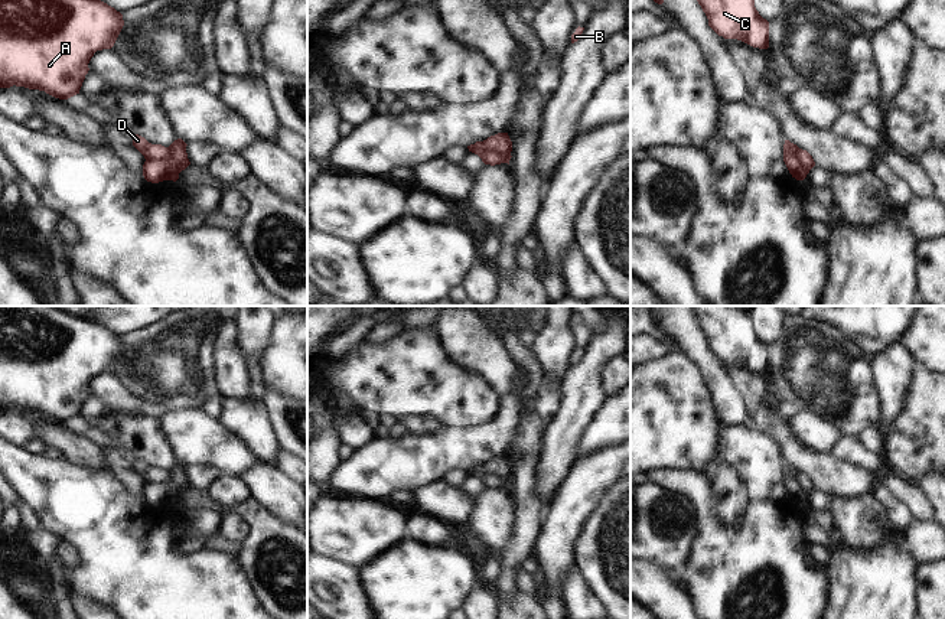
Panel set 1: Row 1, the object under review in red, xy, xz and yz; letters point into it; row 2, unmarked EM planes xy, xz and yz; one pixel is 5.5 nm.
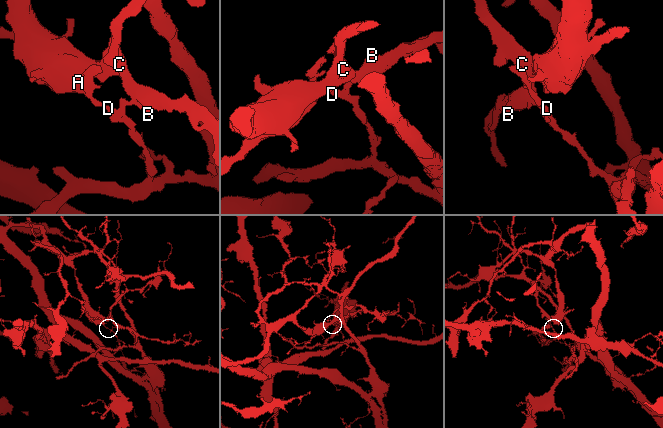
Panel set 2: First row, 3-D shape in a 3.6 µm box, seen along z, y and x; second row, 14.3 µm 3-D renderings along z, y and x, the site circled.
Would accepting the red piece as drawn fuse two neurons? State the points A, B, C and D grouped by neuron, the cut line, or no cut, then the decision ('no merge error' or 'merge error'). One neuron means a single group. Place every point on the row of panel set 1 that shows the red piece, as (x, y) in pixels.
A B C / D | xz (479, 143), (488, 150), (510, 153) | merge error

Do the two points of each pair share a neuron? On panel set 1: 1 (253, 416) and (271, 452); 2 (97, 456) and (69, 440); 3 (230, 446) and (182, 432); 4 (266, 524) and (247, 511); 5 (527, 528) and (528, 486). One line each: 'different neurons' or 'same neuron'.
1: same neuron
2: same neuron
3: same neuron
4: same neuron
5: same neuron

